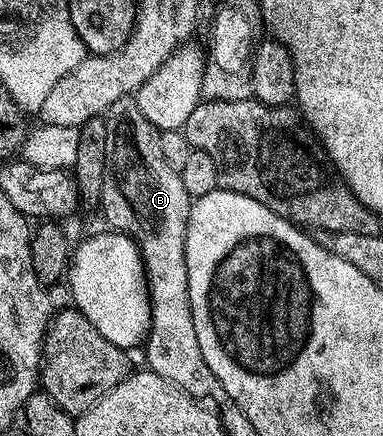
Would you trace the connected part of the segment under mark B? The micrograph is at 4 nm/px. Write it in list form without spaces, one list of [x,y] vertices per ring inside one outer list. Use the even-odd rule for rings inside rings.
[[[131,96],[118,99],[108,108],[104,126],[106,175],[102,179],[98,208],[104,212],[109,230],[124,233],[136,242],[144,261],[148,296],[152,298],[152,326],[144,345],[147,368],[185,391],[213,388],[216,376],[206,367],[206,359],[202,359],[198,335],[194,335],[192,301],[188,298],[184,244],[192,201],[186,187],[182,187],[179,172],[168,165],[166,156],[162,155],[161,130],[153,127],[150,119],[138,111]]]

